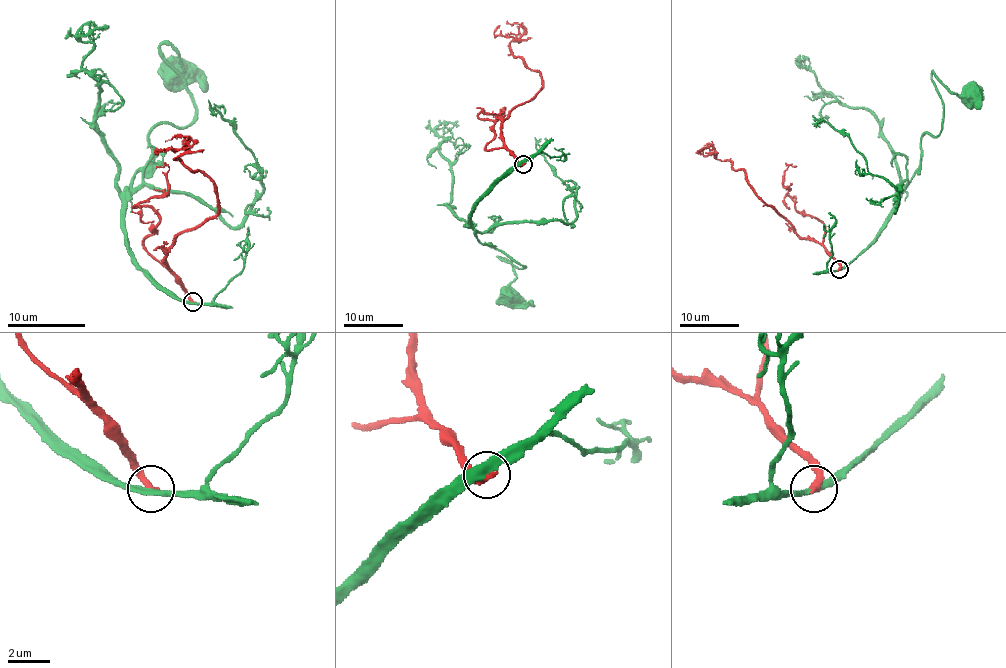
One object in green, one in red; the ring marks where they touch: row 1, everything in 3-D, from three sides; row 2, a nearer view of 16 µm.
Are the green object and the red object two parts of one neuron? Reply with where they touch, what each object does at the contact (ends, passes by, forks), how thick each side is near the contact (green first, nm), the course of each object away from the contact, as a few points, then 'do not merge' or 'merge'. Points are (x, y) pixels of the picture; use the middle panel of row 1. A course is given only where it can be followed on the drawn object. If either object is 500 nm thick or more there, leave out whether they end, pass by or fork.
(523, 164) | green passes by | red ends | 320/360 nm | green via (522, 164), (473, 206), (470, 222), (482, 233), (504, 224), (574, 219), (576, 195), (534, 137) | red via (522, 164), (504, 143), (501, 122), (542, 88), (542, 75), (512, 54), (510, 43), (524, 30), (506, 21) | do not merge

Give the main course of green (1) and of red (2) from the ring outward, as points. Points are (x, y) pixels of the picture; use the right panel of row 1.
1: (839, 270), (873, 240), (908, 183), (897, 186), (896, 212), (897, 191), (867, 170), (850, 138), (812, 115)
2: (839, 270), (818, 243), (805, 240), (763, 201), (745, 173), (718, 159), (709, 146), (696, 152)

